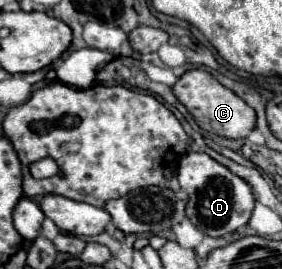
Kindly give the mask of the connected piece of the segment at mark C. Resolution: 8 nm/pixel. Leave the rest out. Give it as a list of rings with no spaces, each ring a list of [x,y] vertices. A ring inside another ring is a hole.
[[[188,70],[180,76],[180,80],[172,86],[176,98],[188,108],[188,112],[196,118],[198,126],[210,134],[218,134],[224,138],[246,138],[256,124],[256,112],[242,98],[238,98],[232,90],[222,86],[210,72],[206,70]]]

